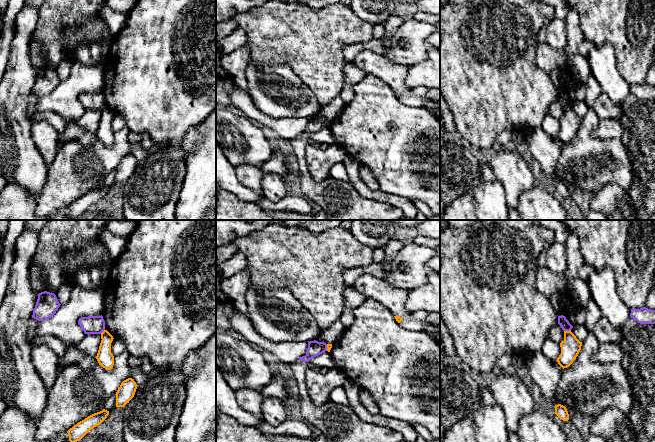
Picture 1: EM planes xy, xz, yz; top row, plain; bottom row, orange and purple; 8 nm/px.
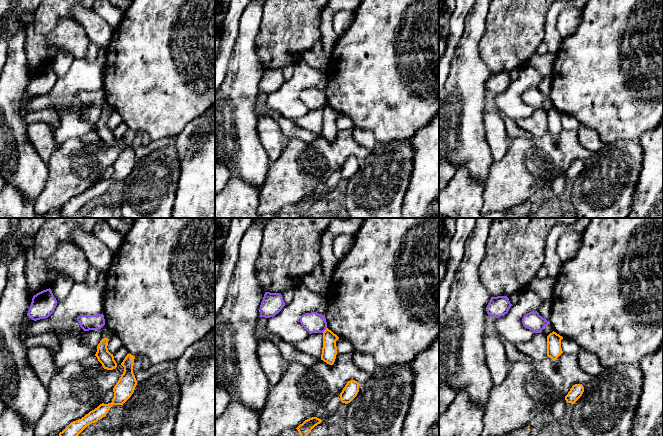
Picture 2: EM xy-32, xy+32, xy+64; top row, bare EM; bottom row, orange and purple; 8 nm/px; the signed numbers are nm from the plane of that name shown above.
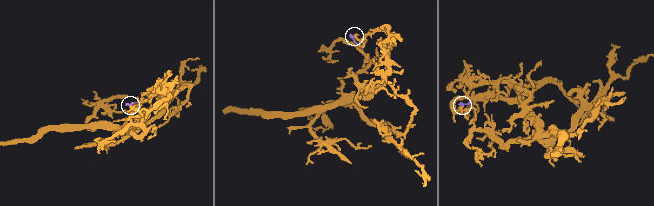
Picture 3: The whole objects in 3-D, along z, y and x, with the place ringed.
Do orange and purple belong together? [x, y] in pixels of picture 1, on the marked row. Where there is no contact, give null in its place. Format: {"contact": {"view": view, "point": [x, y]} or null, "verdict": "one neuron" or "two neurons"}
{"contact": {"view": "yz", "point": [567, 331]}, "verdict": "two neurons"}

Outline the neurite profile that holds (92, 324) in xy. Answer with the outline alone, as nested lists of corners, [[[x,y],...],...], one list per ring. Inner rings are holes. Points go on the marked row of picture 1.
[[[102,315],[81,317],[78,324],[85,334],[101,334],[105,330],[105,321]]]

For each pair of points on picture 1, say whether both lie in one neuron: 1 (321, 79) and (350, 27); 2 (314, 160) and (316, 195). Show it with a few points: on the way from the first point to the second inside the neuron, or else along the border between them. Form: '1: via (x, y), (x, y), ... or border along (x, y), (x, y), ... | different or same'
1: via (321, 63), (321, 43), (334, 30) | same
2: border along (329, 176), (318, 181), (314, 181), (310, 177) | different

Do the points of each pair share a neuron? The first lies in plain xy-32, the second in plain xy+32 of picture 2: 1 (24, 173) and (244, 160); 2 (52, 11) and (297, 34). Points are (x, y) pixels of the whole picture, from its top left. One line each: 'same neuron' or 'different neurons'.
1: same neuron
2: same neuron

